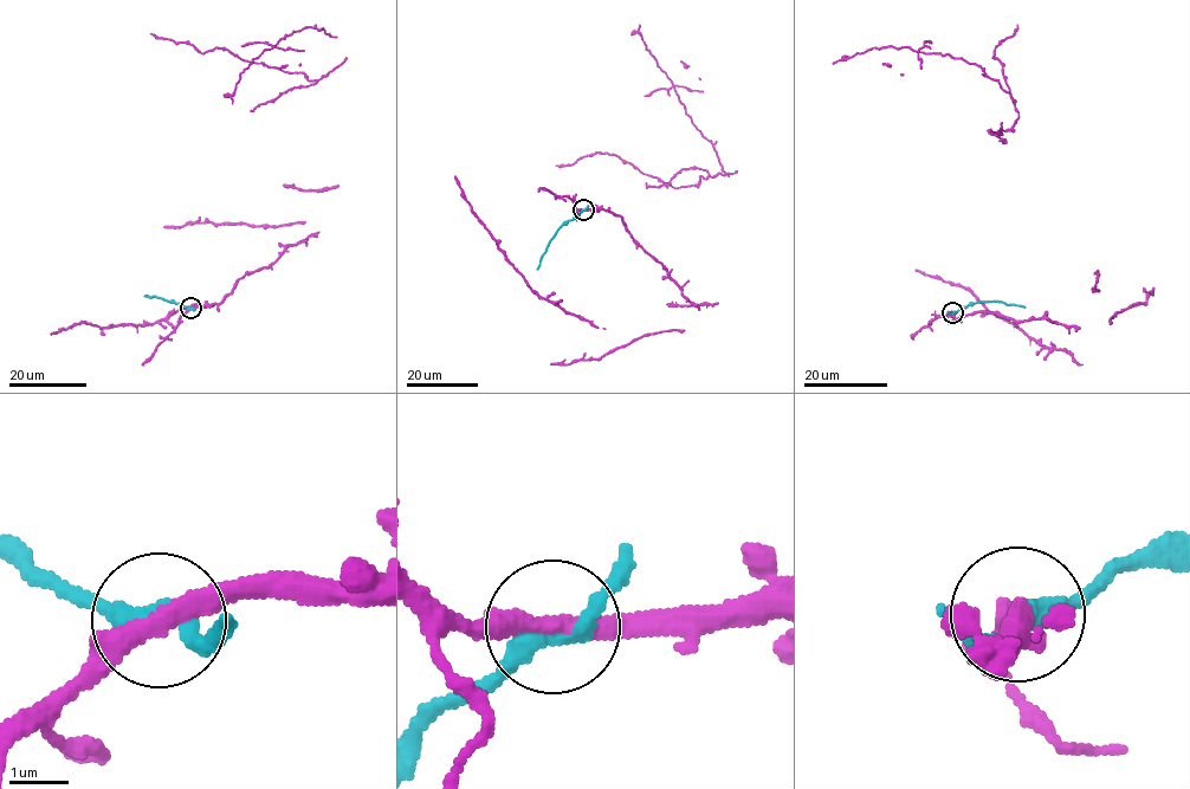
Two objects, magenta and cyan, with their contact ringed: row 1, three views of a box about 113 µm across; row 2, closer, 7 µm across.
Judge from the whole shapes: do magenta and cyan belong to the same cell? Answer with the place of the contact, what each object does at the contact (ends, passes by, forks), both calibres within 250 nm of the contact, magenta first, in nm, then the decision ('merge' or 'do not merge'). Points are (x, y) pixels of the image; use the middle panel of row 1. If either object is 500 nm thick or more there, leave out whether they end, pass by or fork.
(583, 209) | magenta passes by | cyan passes by | 320/340 nm | do not merge

